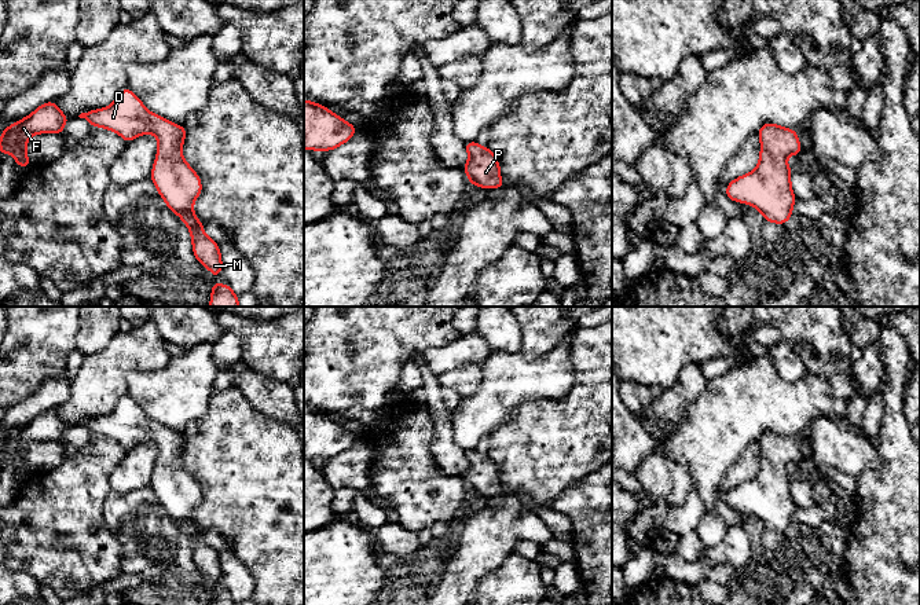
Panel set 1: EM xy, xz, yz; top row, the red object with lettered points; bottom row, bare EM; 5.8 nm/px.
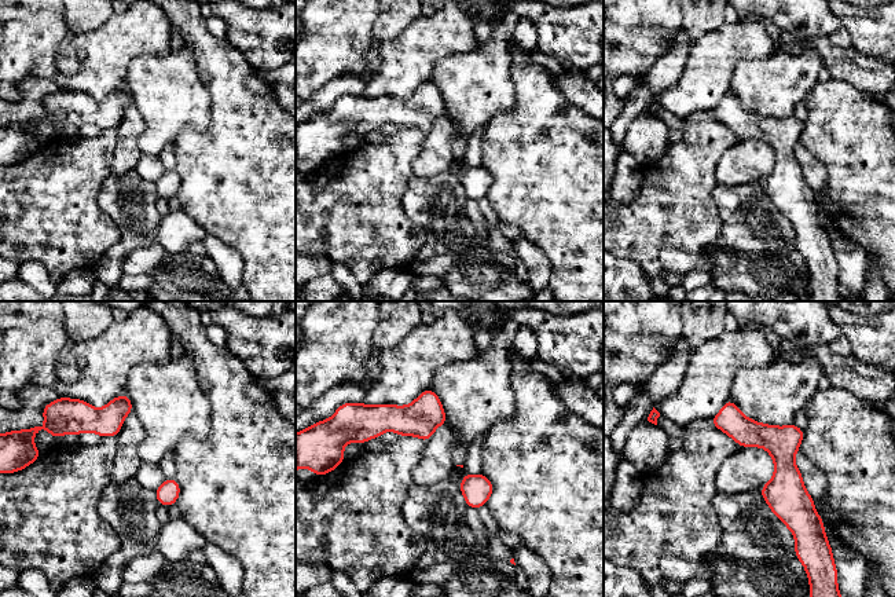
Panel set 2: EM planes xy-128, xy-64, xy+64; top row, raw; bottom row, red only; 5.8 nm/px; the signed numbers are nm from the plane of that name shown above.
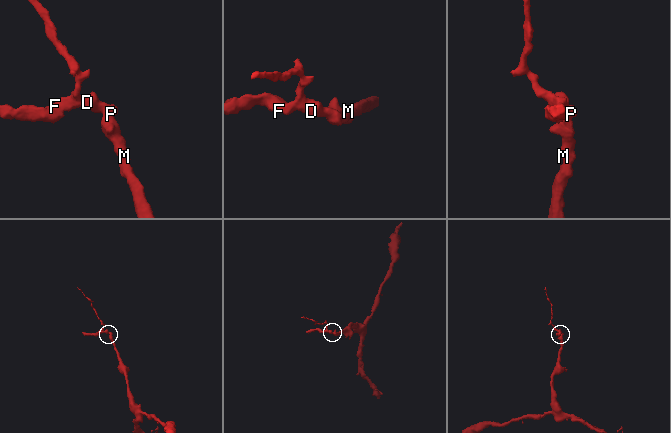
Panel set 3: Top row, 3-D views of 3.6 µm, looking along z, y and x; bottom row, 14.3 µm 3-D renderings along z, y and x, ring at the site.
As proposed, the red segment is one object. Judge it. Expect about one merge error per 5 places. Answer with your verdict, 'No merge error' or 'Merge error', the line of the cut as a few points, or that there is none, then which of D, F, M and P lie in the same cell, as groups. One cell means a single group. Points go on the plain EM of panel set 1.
No merge error. No split. Groups: D F M P

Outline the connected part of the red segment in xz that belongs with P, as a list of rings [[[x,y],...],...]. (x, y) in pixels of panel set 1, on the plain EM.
[[[465,450],[466,459],[469,462],[468,470],[463,473],[463,478],[472,494],[490,496],[505,496],[505,492],[499,484],[501,474],[498,465],[488,456],[474,450]]]

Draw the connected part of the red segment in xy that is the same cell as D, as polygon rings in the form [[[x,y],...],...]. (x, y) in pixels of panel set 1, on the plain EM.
[[[125,395],[105,417],[78,424],[92,434],[114,439],[127,451],[151,440],[158,448],[158,459],[150,487],[172,521],[177,521],[190,536],[193,561],[215,584],[223,580],[219,551],[205,543],[204,532],[195,525],[193,512],[202,499],[195,478],[184,469],[182,455],[186,447],[184,433],[150,421],[142,408]]]

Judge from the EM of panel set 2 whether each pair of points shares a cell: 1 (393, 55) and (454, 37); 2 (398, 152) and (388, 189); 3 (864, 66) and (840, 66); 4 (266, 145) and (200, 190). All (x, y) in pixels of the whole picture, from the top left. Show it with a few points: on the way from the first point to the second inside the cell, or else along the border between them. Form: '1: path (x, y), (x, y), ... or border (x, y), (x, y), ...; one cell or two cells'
1: path (409, 55), (429, 37), (439, 37); one cell
2: path (391, 161), (388, 165), (388, 179); one cell
3: path (858, 66), (846, 66); one cell
4: path (249, 161), (223, 187), (216, 190); one cell

